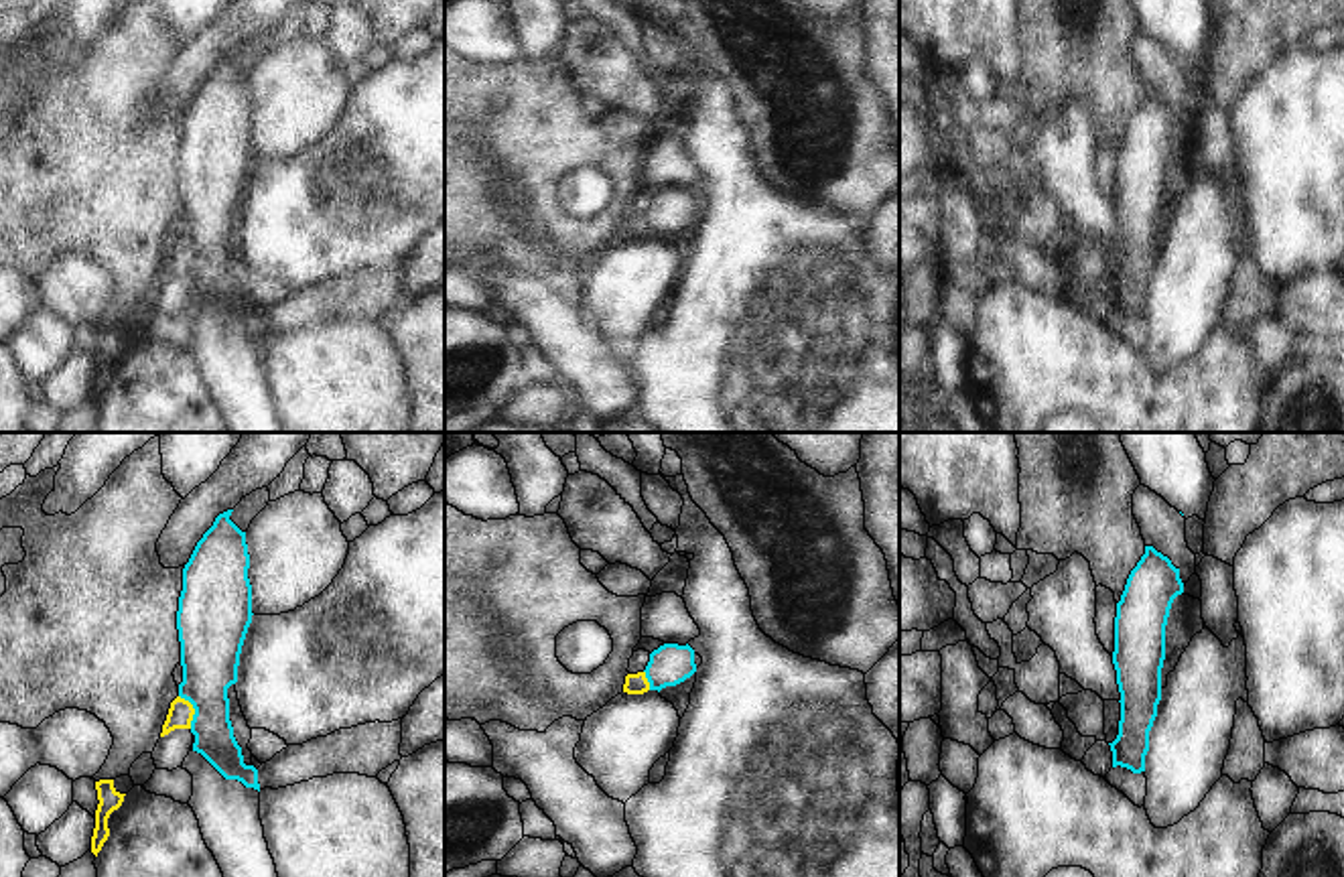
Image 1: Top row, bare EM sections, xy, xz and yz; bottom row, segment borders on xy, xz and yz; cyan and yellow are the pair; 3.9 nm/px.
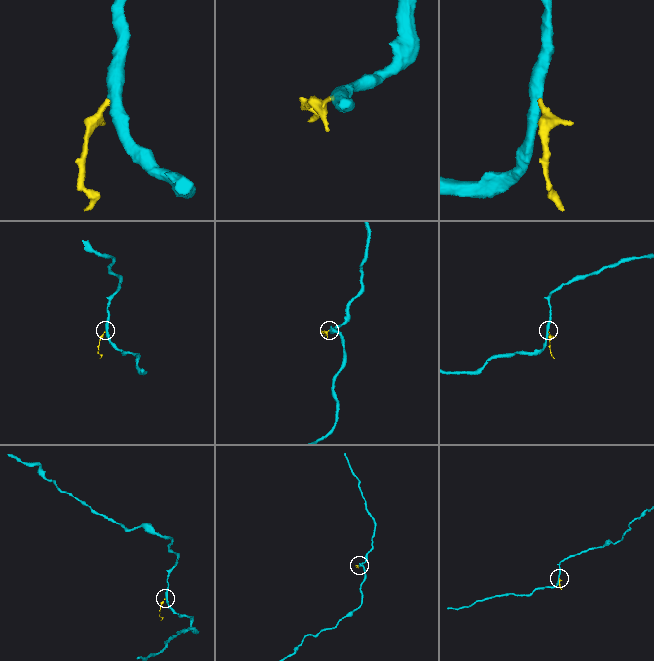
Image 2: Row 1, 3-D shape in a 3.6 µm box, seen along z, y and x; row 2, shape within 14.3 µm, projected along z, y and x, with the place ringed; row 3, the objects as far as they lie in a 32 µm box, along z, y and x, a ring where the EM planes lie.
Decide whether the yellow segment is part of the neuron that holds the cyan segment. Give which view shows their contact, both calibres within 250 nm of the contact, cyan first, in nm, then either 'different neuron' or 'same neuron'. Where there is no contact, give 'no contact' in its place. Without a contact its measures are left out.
xy | 240/100 nm | different neuron

